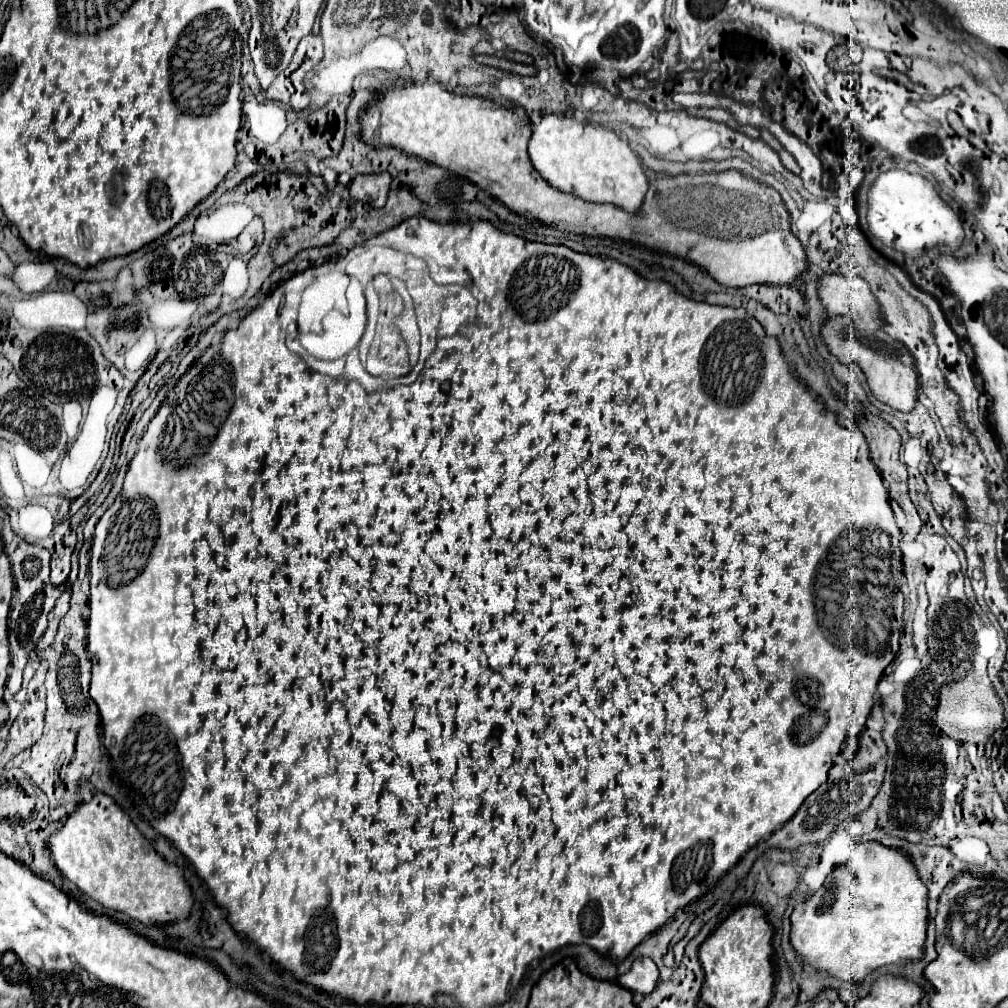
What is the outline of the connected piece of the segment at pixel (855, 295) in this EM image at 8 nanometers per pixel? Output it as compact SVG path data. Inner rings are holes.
M825 274L817 282L817 296L829 314L843 314L861 330L881 330L879 302L869 284L861 278L845 278L841 274Z

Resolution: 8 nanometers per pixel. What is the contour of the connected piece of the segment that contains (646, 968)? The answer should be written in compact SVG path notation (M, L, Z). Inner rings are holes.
M637 958L631 970L617 978L617 982L623 988L639 994L651 994L657 980L659 980L659 970L651 958Z

